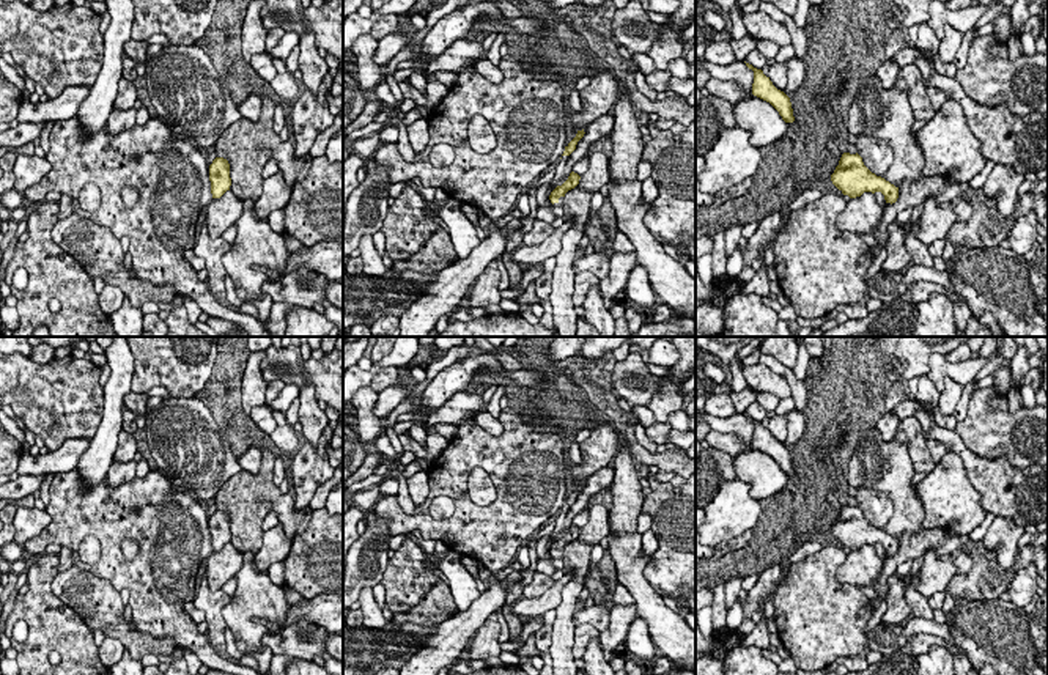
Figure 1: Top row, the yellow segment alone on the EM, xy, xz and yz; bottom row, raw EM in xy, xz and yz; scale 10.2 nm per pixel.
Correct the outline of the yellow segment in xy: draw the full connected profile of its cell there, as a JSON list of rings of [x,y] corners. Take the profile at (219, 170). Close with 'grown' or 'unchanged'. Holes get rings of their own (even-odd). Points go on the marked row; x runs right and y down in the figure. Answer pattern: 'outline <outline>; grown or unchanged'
outline [[[216,157],[209,165],[209,181],[212,198],[220,198],[227,190],[230,190],[230,164],[223,157]]]; unchanged

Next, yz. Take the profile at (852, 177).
outline [[[843,153],[839,165],[831,175],[832,184],[850,198],[861,197],[864,192],[881,192],[886,203],[895,203],[899,198],[899,187],[881,176],[872,173],[862,162],[862,157]]]; unchanged

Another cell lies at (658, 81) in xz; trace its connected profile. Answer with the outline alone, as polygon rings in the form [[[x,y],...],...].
[[[653,71],[650,76],[645,76],[645,82],[656,90],[658,93],[667,91],[667,83],[673,76],[669,71]]]

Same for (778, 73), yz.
[[[774,63],[774,65],[765,65],[762,68],[763,74],[773,82],[773,85],[785,91],[788,83],[788,66],[787,63]]]

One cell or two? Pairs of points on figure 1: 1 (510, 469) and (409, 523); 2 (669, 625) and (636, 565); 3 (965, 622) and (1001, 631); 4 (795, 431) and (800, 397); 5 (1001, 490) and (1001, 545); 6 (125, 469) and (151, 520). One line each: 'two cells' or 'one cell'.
1: one cell
2: one cell
3: one cell
4: two cells
5: two cells
6: two cells

